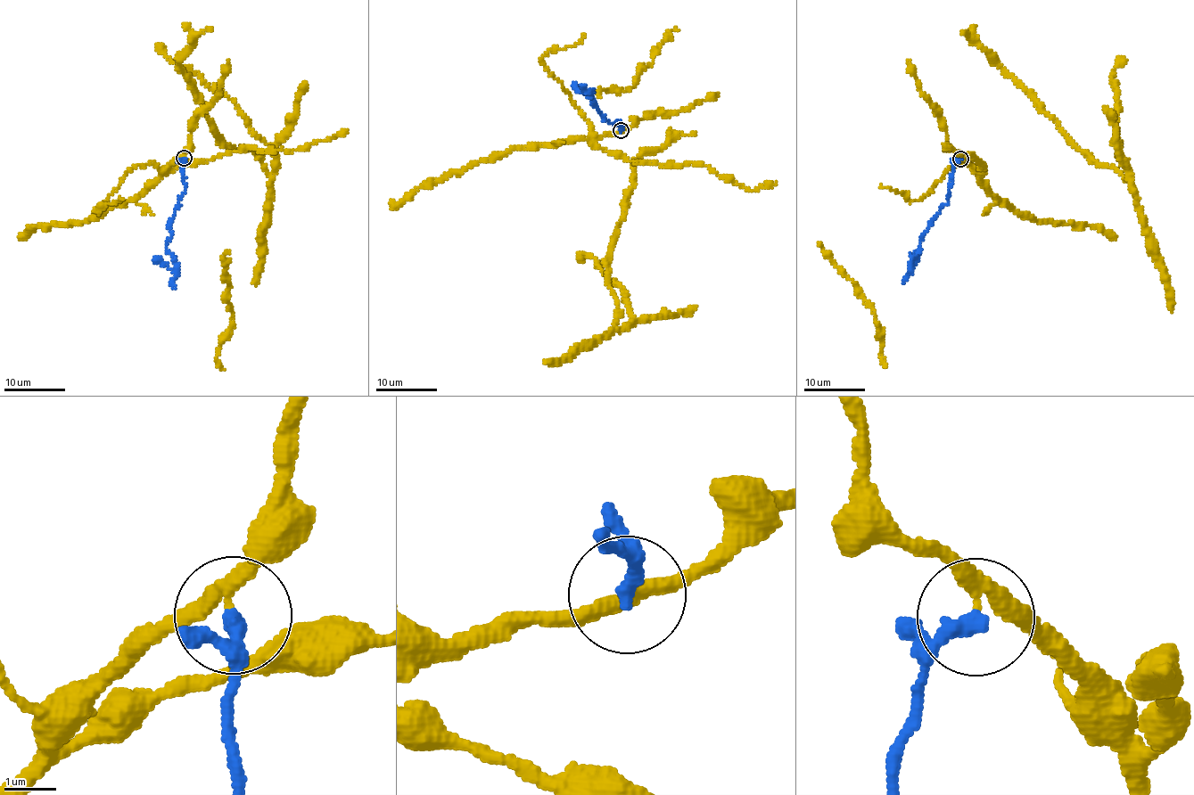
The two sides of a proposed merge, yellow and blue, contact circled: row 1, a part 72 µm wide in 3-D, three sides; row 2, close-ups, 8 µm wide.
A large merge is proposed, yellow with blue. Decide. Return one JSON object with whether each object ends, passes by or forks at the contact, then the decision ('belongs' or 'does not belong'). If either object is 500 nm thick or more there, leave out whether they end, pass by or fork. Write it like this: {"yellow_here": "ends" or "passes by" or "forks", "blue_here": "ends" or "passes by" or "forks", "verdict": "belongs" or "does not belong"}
{"yellow_here": "passes by", "blue_here": "ends", "verdict": "does not belong"}

